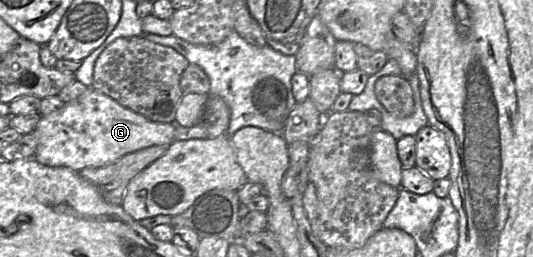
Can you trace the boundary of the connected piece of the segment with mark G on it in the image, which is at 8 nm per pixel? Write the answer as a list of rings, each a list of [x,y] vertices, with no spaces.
[[[88,88],[57,111],[41,116],[32,133],[37,141],[34,157],[39,163],[49,167],[68,167],[76,172],[104,167],[129,153],[155,145],[170,145],[175,141],[173,123],[151,121],[93,88]]]

